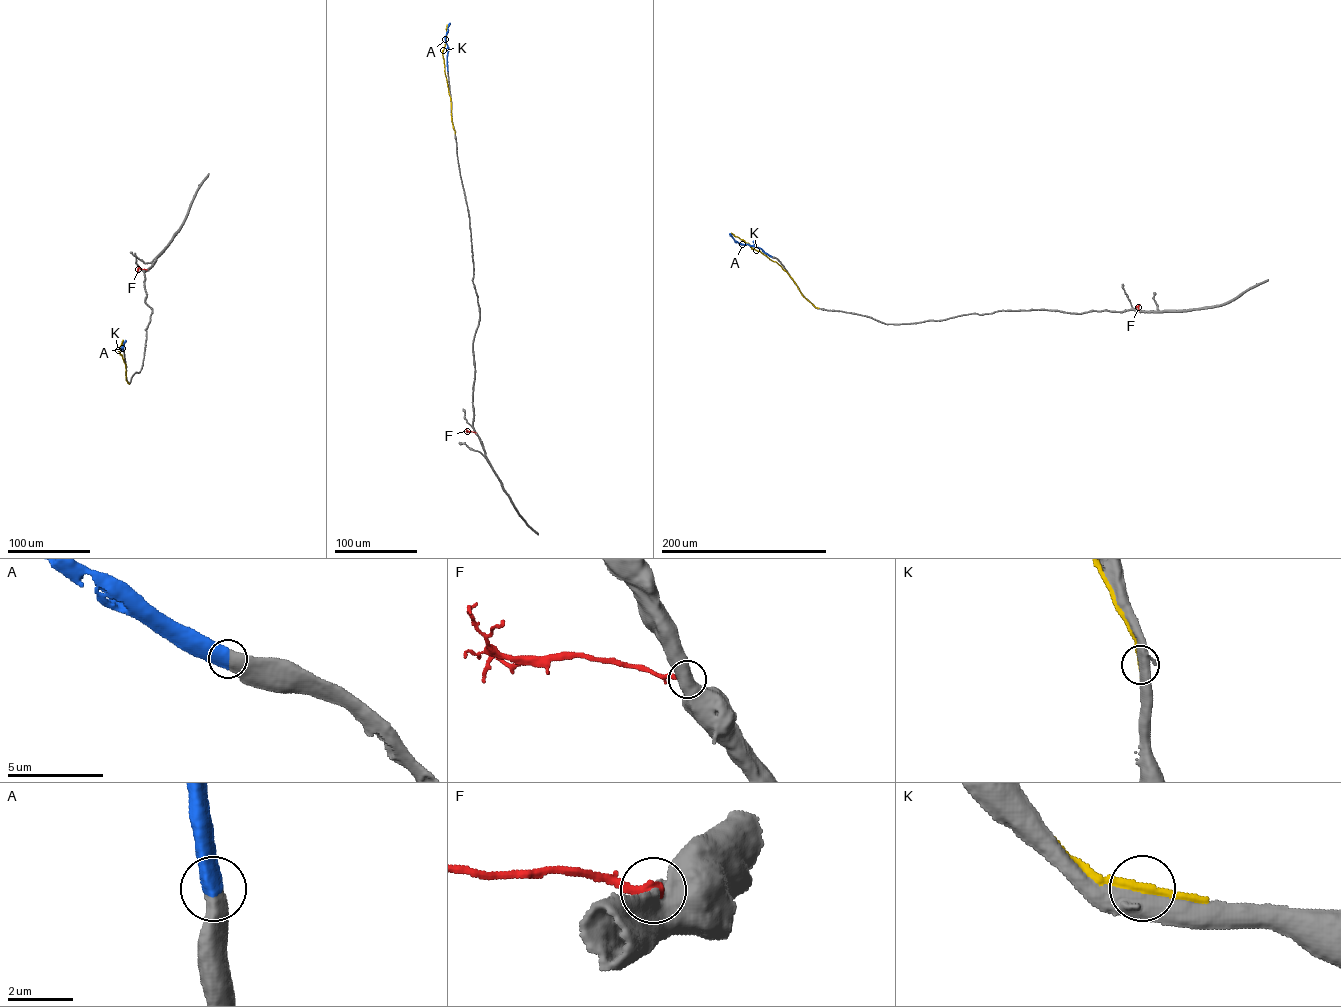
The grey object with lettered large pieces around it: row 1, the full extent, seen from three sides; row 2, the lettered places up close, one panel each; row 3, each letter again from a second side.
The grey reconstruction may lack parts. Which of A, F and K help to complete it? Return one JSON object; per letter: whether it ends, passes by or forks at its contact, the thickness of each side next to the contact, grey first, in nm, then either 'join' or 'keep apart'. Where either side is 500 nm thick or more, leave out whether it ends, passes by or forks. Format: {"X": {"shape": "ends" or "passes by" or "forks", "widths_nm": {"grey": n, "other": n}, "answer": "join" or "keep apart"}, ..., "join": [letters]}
{"A": {"widths_nm": {"grey": 650, "other": 650}, "answer": "join"}, "F": {"widths_nm": {"grey": 750, "other": 320}, "answer": "keep apart"}, "K": {"widths_nm": {"grey": 500, "other": 240}, "answer": "keep apart"}, "join": ["A"]}

